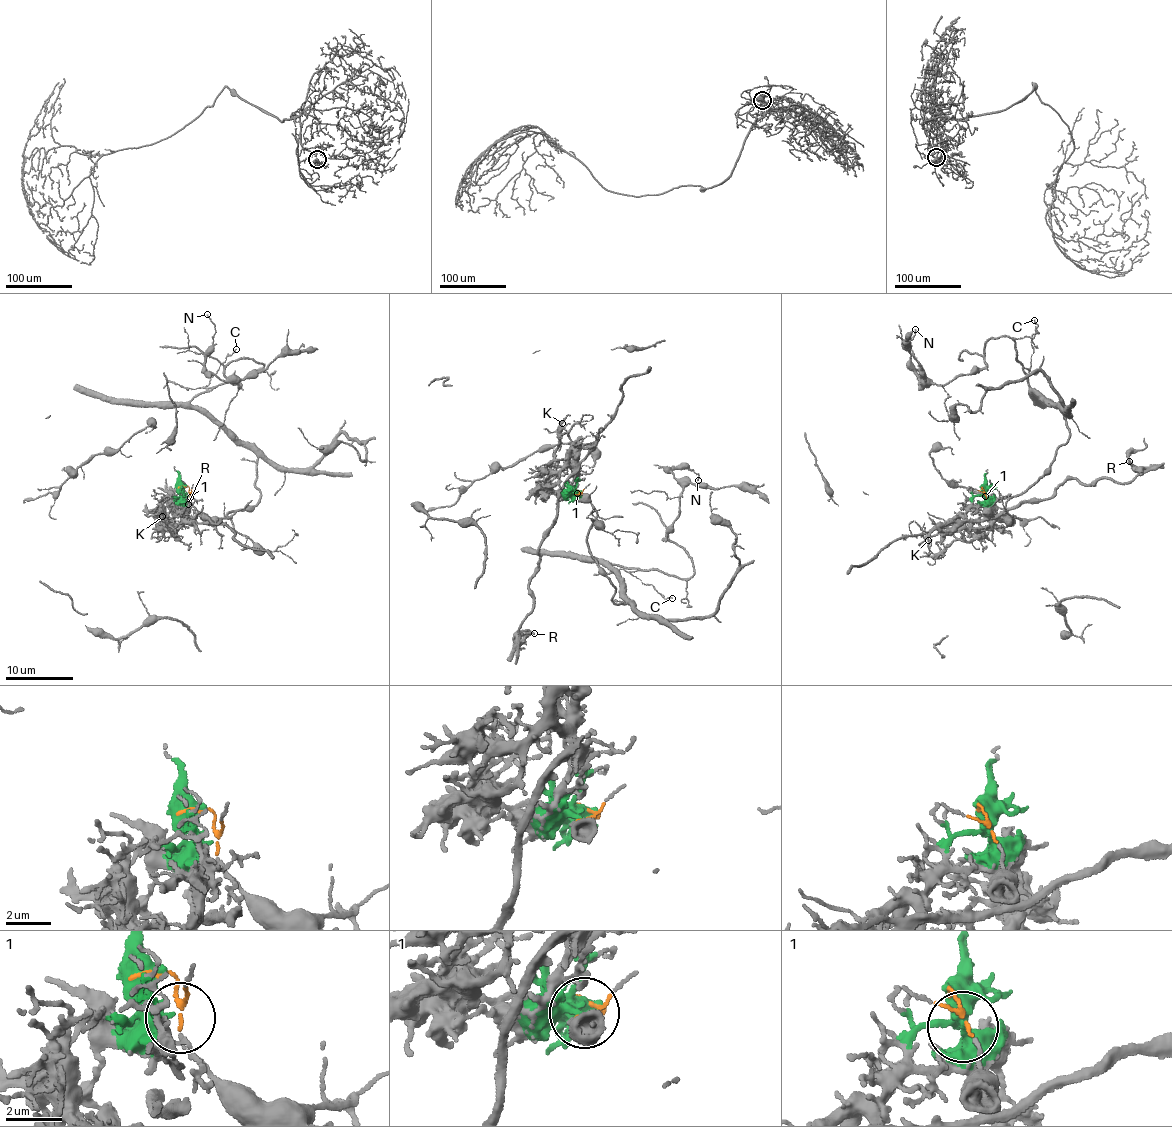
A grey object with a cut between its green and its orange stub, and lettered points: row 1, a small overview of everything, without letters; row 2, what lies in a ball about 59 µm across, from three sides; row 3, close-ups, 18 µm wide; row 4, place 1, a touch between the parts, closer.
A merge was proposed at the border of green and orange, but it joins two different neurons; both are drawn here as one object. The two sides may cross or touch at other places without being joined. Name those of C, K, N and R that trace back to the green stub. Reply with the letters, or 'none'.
K, R

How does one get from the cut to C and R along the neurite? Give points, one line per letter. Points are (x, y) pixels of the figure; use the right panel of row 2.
C: (981, 488), (989, 509), (1034, 485), (1069, 438), (1064, 412), (1046, 405), (1023, 369), (1030, 366), (1035, 320)
R: (981, 488), (948, 531), (1044, 500), (1071, 478), (1126, 483), (1139, 472), (1129, 461)

